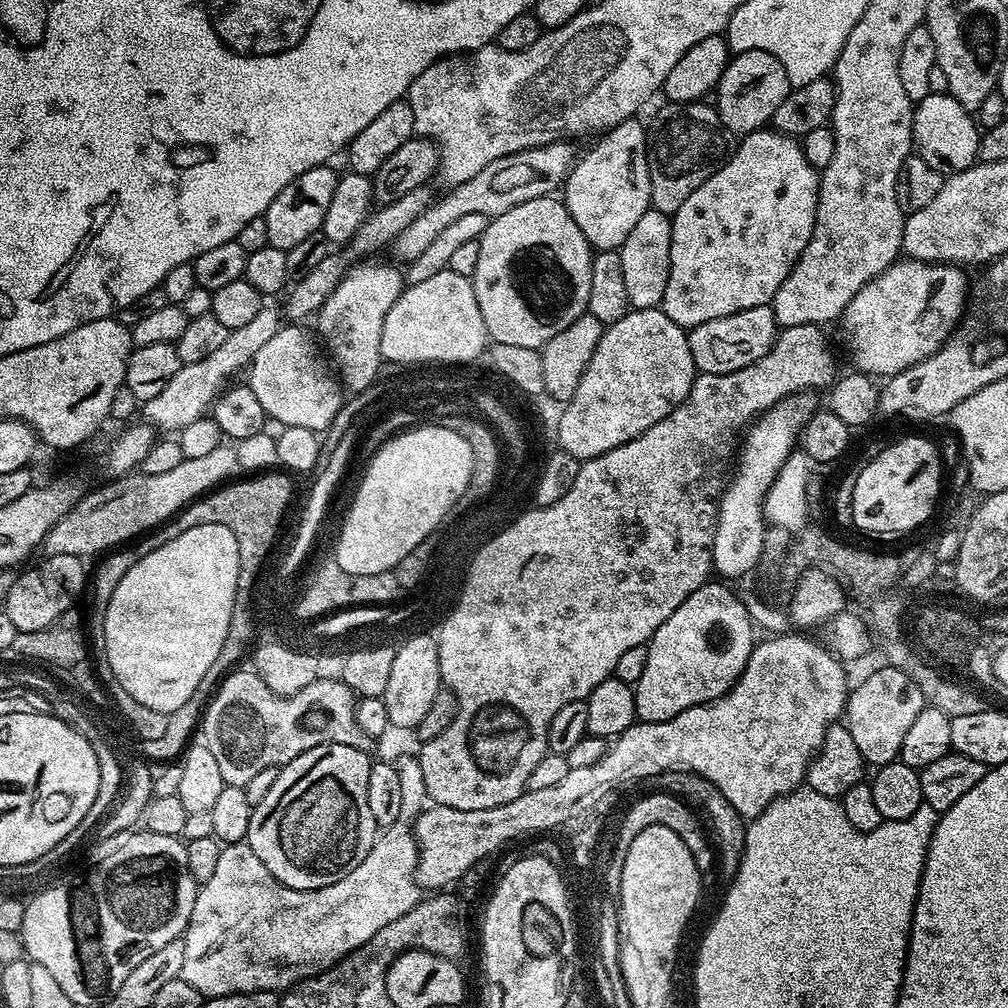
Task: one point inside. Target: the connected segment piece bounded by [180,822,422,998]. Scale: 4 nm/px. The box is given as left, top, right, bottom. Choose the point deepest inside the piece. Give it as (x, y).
(247, 933)

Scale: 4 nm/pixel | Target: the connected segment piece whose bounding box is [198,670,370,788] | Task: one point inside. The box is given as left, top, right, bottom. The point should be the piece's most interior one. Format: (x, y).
(248, 728)

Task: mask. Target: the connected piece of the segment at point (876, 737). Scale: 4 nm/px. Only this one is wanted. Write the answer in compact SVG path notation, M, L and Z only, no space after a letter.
M882 666L877 672L870 673L857 688L855 685L848 693L846 726L850 730L850 738L854 738L858 745L865 765L890 764L897 759L902 738L906 738L906 730L910 730L914 718L918 718L924 707L926 701L922 690L902 670L896 668Z

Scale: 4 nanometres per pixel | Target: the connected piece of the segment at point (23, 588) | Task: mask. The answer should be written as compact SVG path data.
M58 554L45 555L43 559L41 564L36 564L33 568L25 567L25 572L13 579L7 598L2 601L2 610L8 615L10 622L14 622L17 632L37 632L50 626L54 618L58 618L67 608L77 603L76 599L83 588L85 591L85 561L81 557Z

